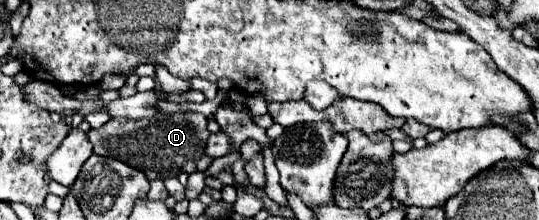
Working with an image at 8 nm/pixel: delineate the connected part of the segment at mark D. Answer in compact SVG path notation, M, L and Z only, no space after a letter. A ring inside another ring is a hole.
M179 112L175 116L155 116L141 120L109 120L99 130L87 132L93 152L99 156L111 156L127 166L141 170L149 180L175 178L181 172L195 172L197 160L205 154L205 144L209 138L207 118L199 112Z

